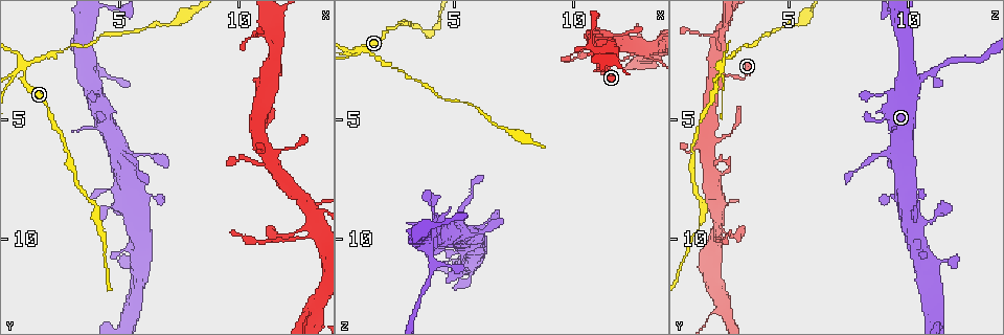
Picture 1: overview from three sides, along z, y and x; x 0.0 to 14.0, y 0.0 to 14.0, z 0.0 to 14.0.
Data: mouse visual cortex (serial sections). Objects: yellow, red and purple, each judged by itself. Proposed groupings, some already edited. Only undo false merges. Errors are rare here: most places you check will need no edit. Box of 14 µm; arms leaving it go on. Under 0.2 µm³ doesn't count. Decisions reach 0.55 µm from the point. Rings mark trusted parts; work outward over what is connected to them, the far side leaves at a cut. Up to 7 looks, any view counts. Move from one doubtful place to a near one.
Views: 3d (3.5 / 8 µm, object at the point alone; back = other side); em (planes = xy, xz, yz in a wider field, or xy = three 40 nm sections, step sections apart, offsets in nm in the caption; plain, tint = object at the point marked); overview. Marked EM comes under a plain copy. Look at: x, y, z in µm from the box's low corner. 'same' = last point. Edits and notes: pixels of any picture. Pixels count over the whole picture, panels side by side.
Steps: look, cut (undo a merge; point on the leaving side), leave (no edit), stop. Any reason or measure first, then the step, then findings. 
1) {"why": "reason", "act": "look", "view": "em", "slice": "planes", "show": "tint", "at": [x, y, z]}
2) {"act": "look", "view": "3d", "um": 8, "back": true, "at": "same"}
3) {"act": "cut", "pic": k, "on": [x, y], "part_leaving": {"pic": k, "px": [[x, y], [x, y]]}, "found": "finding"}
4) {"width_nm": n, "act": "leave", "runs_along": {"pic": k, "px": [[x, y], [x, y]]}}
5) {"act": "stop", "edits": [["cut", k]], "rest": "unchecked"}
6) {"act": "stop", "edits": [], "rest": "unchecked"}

{"why": "calibre changes", "act": "look", "view": "3d", "um": 3.5, "at": [5.0, 6.4, 9.8]}

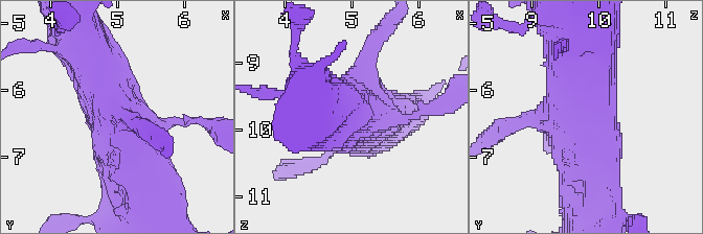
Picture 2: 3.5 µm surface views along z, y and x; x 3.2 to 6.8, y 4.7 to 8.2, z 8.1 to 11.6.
{"act": "look", "view": "em", "slice": "xy", "step": 1, "show": "tint", "at": "same"}

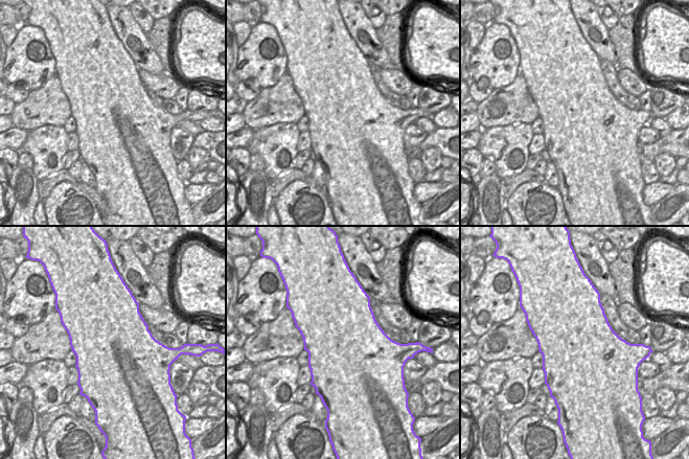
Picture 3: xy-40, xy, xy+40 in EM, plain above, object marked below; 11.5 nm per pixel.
{"act": "leave", "runs_along": {"pic": 2, "px": [[89, 53], [143, 178]]}, "found": "continuous, no second cell"}

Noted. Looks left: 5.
{"why": "sudden change in width", "act": "look", "view": "3d", "um": 3.5, "at": [4.0, 3.6, 10.4]}

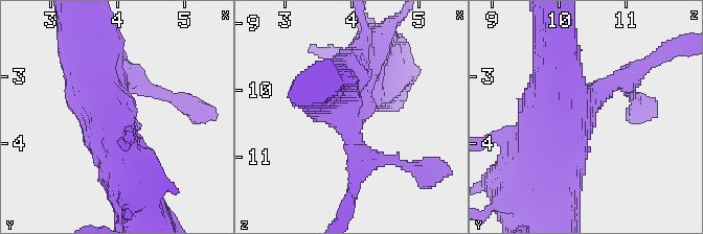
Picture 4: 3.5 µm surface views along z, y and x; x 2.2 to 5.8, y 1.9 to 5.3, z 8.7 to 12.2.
{"act": "look", "view": "em", "slice": "xy", "step": 3, "show": "tint", "at": [3.95, 3.55, 10.35]}

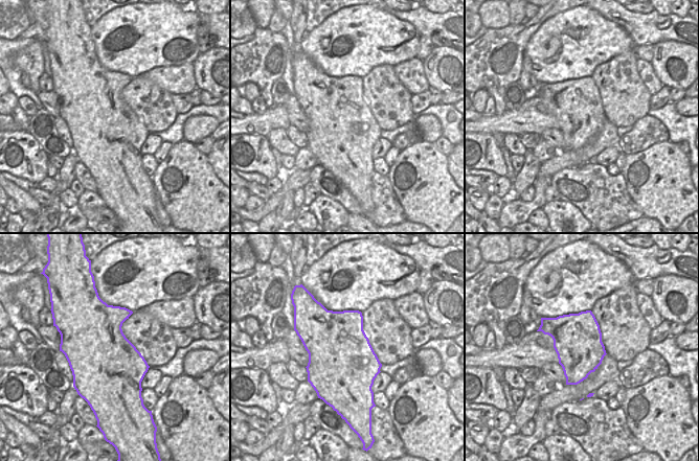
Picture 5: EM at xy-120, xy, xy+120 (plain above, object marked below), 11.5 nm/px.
{"act": "leave", "runs_along": {"pic": 4, "px": [[127, 179], [91, 102], [85, 51]]}, "found": "continuous, no second cell"}

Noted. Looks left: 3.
{"why": "abrupt turn", "act": "look", "view": "3d", "um": 3.5, "at": [1.0, 3.1, 2.1]}

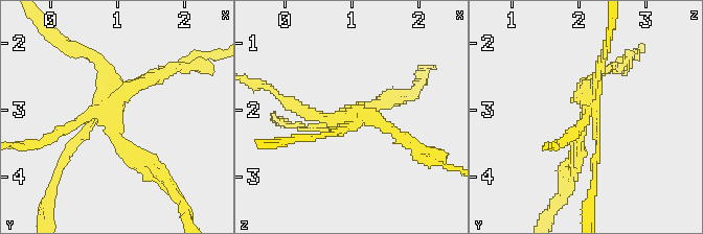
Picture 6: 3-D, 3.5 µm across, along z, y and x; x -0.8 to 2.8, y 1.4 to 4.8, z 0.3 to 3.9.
{"act": "look", "view": "em", "slice": "xy", "step": 3, "show": "tint", "at": [1.00, 3.00, 2.10]}

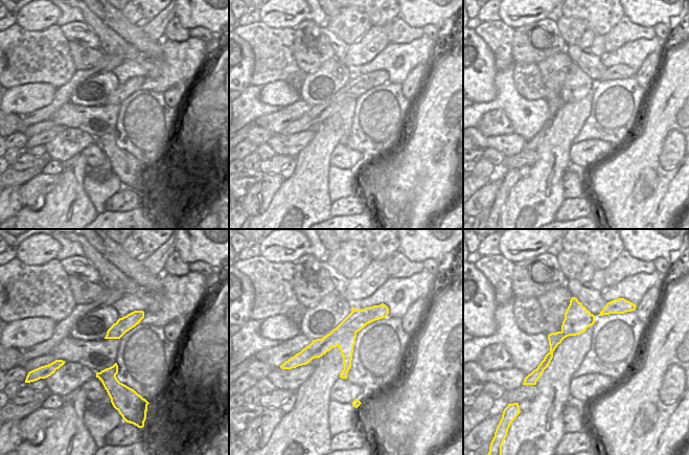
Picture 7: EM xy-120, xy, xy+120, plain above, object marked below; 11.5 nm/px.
{"act": "cut", "pic": 6, "on": [295, 107], "part_leaving": {"pic": 6, "px": [[354, 117], [372, 117], [433, 159]]}, "found": "two cells meet here"}

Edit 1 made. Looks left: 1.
{"act": "stop", "edits": [["cut", 6]], "rest": "unchecked"}

